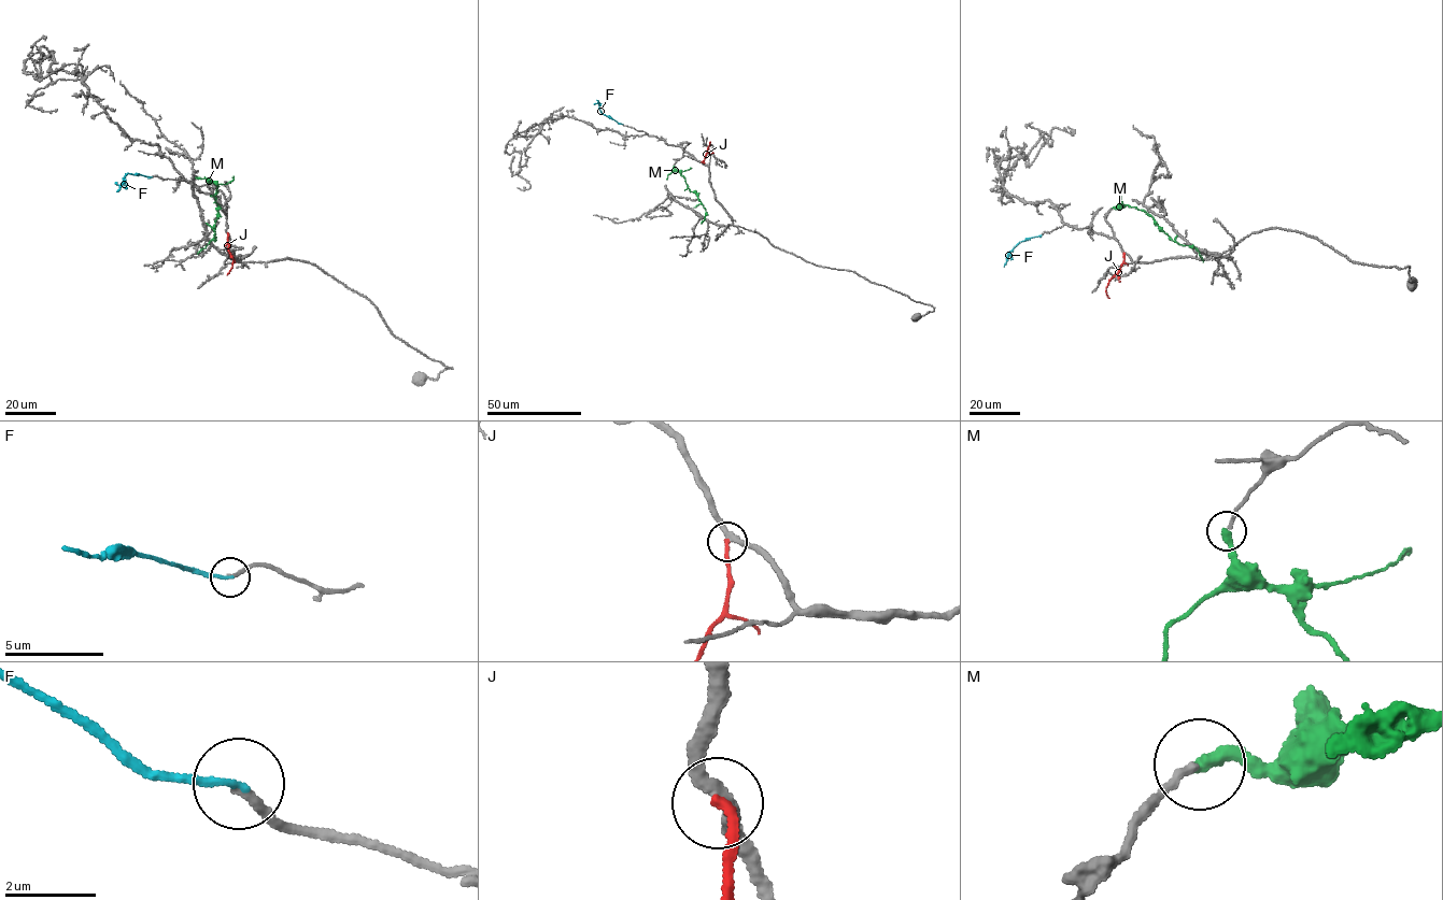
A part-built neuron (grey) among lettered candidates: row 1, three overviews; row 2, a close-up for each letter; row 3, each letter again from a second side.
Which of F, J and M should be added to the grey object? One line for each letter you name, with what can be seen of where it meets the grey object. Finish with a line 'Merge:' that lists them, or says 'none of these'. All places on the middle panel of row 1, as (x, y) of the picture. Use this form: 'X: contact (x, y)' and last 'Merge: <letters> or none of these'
F: contact (622, 124)
Merge: F

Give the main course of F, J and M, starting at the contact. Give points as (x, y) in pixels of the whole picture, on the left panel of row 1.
F: (151, 177), (127, 173), (116, 191)
J: (227, 233), (232, 260), (227, 274)
M: (209, 181), (217, 187), (214, 196), (218, 208), (215, 238), (198, 254)

